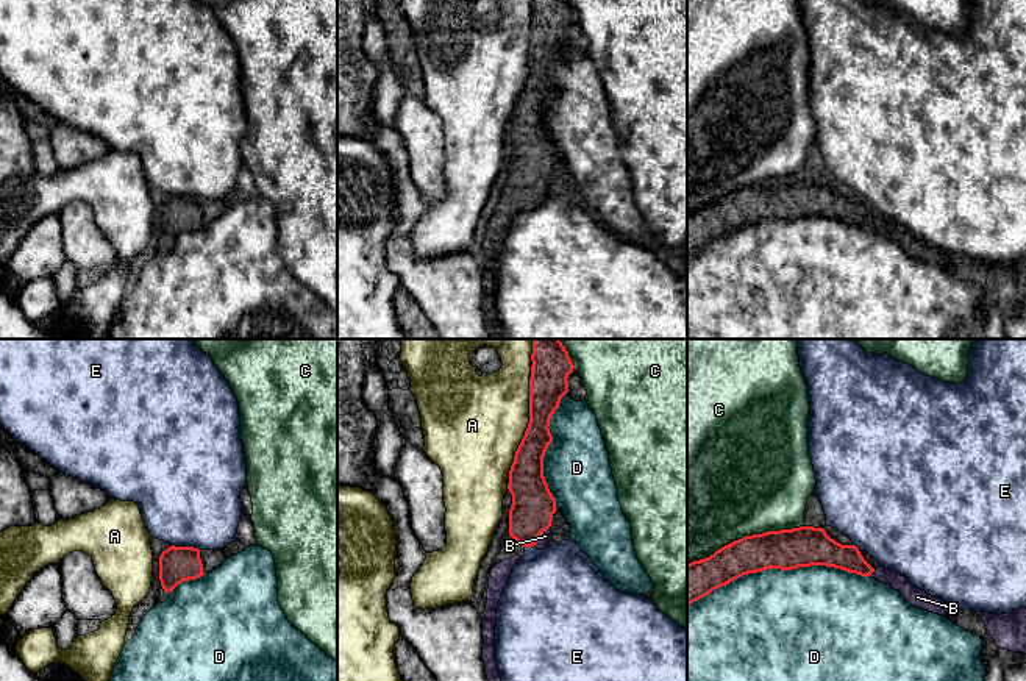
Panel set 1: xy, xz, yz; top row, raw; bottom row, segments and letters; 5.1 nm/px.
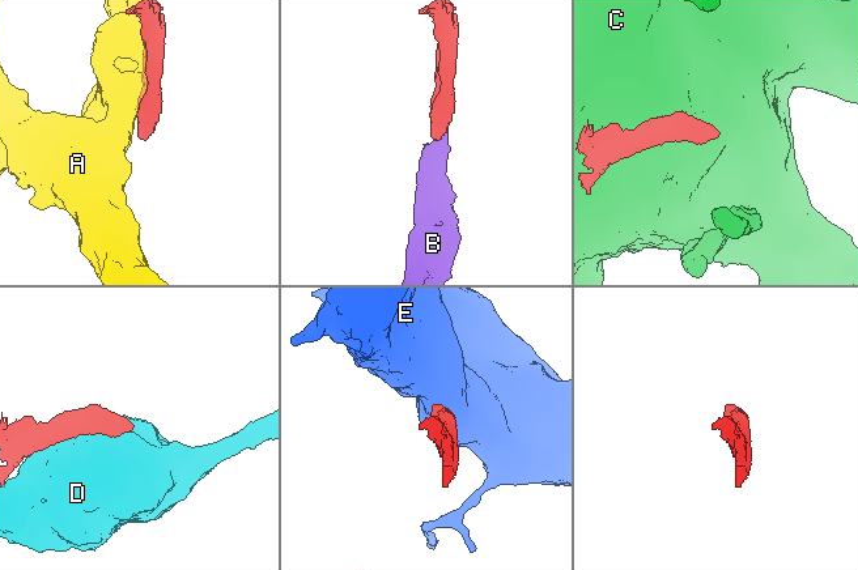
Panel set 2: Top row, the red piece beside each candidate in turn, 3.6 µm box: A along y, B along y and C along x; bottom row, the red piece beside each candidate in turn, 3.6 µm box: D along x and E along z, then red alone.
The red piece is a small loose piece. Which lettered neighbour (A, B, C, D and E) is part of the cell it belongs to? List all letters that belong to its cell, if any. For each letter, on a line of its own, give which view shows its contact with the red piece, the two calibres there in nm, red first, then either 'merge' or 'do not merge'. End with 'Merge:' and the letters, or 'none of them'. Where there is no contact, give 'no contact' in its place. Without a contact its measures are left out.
A: contact in xz; calibres 190 and 460 nm; do not merge
B: contact in xz; calibres 220 and 60 nm; merge
C: contact in yz; calibres 200 and 500 nm; do not merge
D: contact in yz; calibres 200 and 480 nm; do not merge
E: contact in xy; calibres 190 and 500 nm; do not merge
Merge: B

